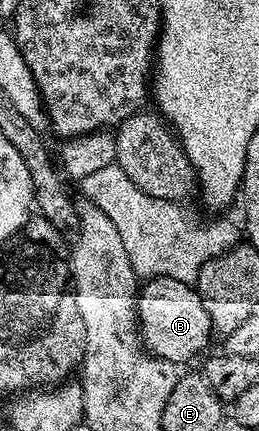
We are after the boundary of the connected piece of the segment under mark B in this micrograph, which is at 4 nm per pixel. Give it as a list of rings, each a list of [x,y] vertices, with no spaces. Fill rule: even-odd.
[[[166,276],[146,279],[135,300],[141,343],[150,356],[184,366],[209,344],[213,332],[207,310],[193,284],[184,284]]]

